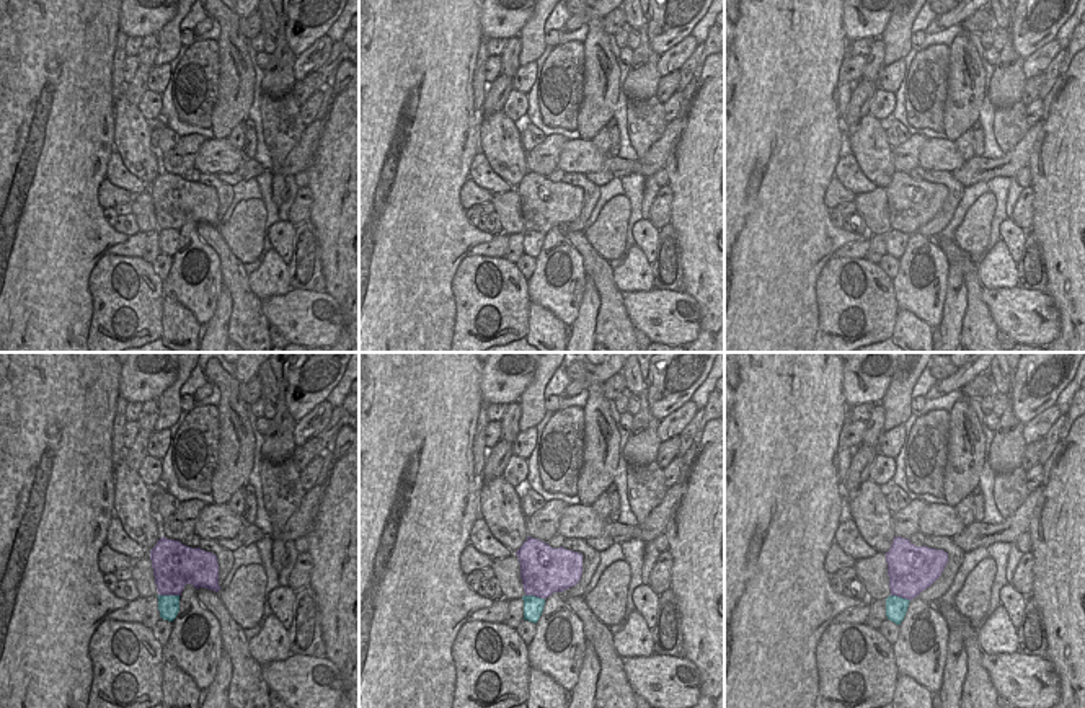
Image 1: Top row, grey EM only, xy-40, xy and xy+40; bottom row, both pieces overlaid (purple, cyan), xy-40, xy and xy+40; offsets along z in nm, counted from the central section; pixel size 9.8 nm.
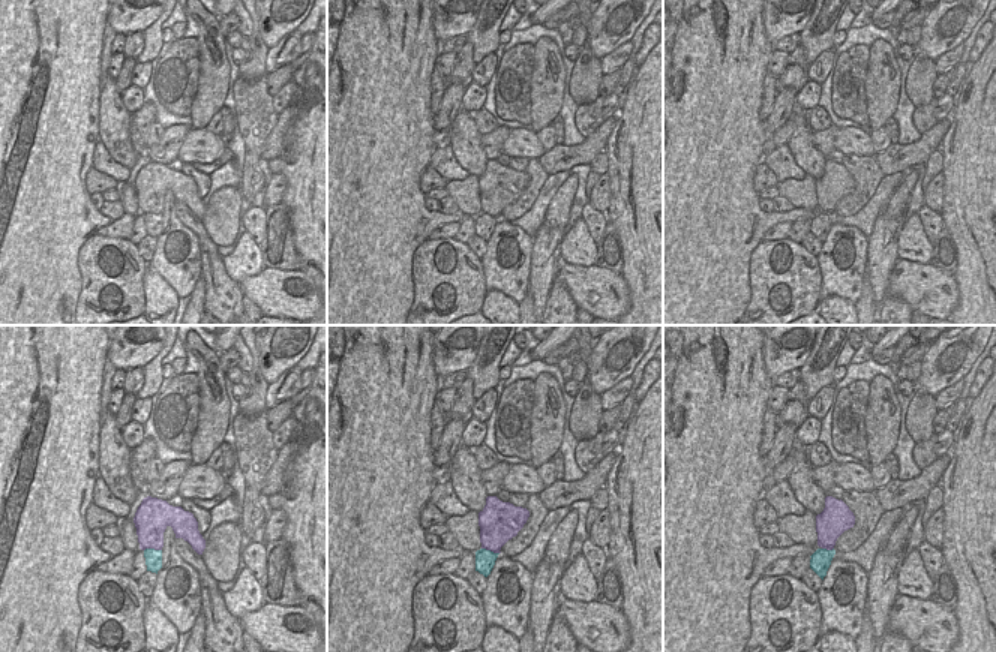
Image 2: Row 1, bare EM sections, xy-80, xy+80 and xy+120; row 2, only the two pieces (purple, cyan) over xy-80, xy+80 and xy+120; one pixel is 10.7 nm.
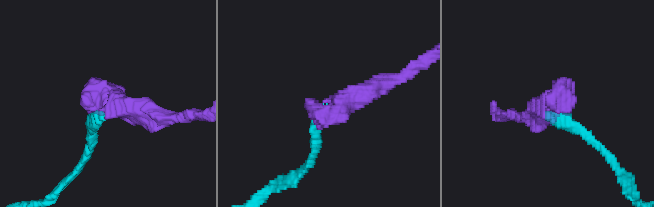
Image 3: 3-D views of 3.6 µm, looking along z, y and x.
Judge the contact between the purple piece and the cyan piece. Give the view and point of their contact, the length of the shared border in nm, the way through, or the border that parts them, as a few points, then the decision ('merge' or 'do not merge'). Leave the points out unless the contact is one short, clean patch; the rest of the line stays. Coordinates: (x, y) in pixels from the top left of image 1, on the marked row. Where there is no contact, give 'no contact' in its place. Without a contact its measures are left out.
contact xy-40 (168, 594); length 200 nm; merge

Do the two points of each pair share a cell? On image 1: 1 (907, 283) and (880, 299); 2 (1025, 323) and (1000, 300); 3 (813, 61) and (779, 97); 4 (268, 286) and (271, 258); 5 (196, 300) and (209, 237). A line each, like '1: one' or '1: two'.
1: two
2: one
3: one
4: one
5: two

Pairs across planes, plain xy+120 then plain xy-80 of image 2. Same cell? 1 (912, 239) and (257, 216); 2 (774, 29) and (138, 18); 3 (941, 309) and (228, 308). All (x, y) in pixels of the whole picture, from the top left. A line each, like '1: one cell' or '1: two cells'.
1: two cells
2: one cell
3: two cells

